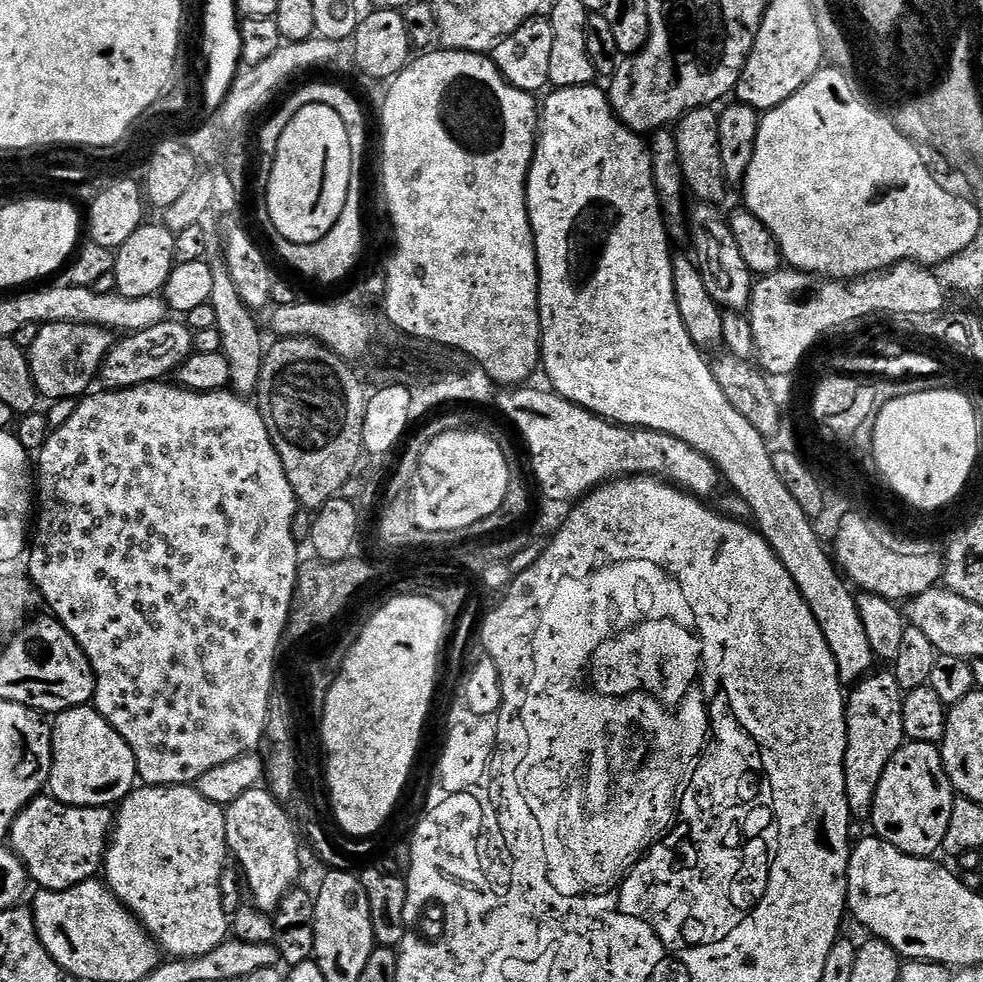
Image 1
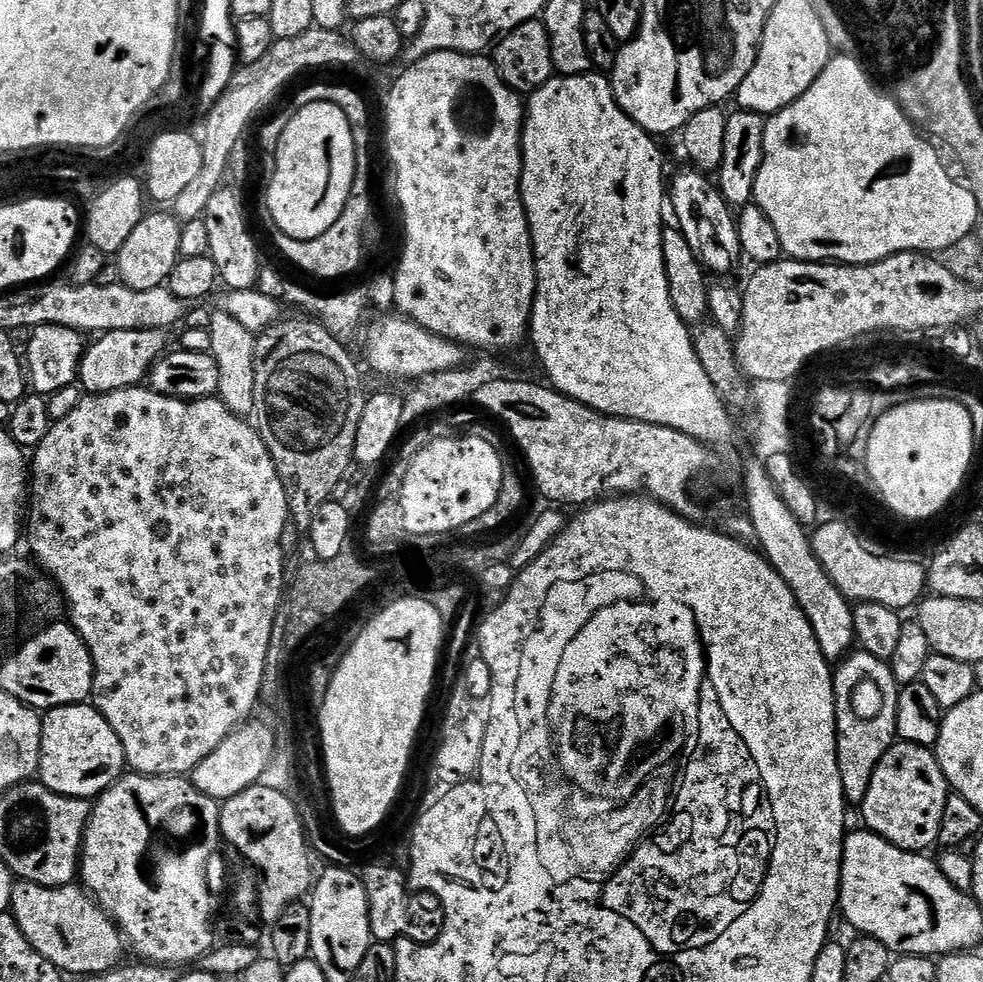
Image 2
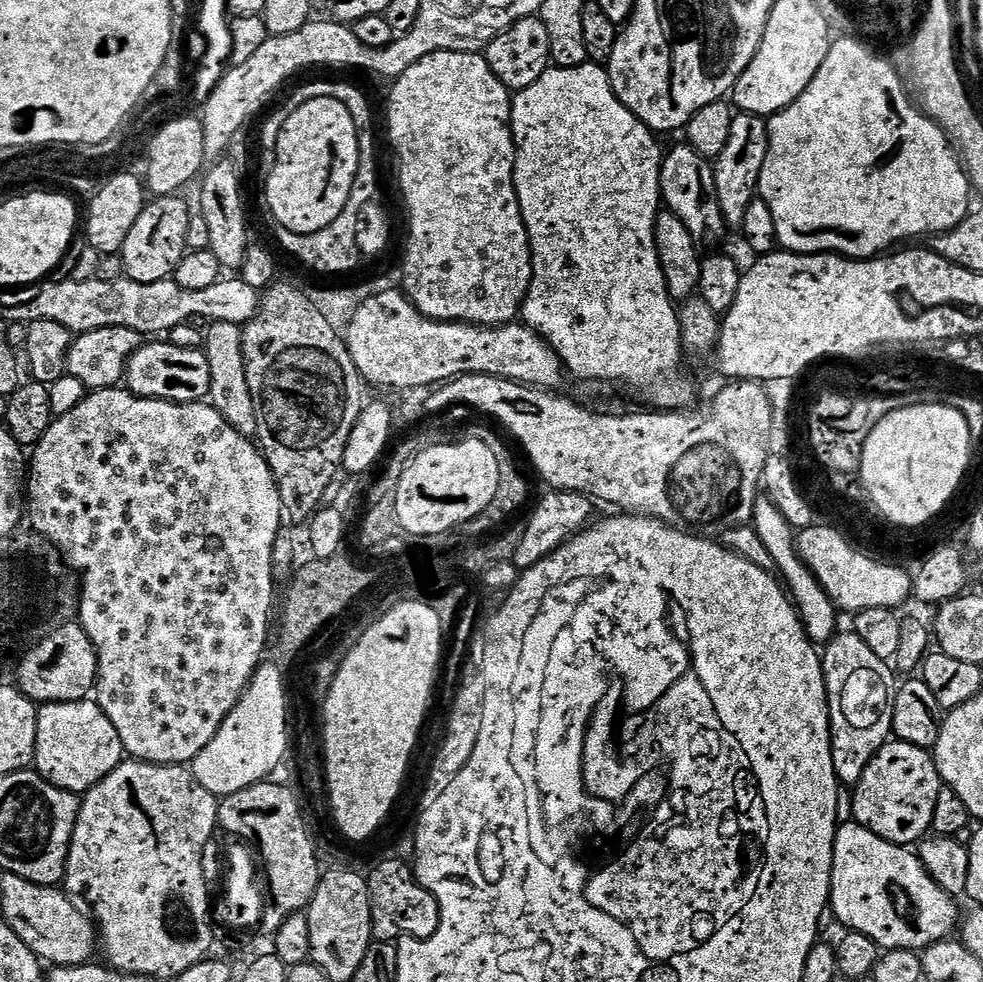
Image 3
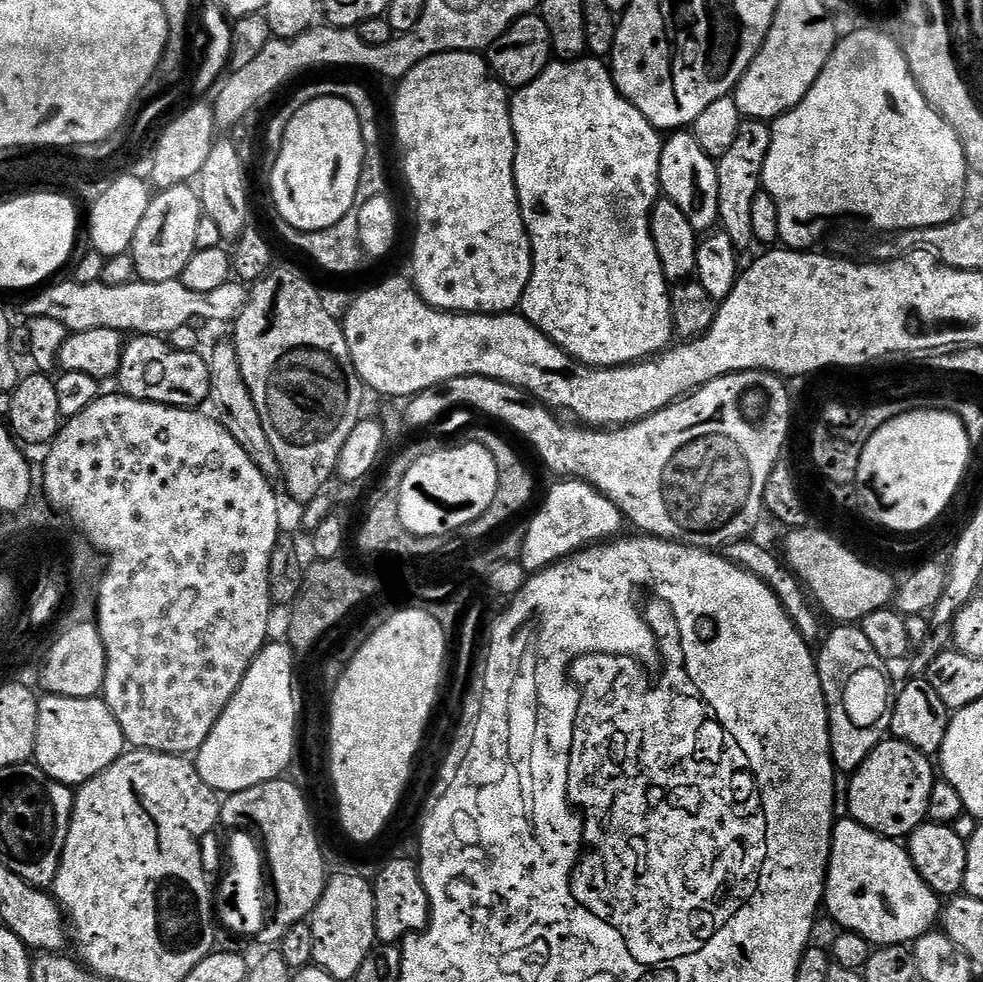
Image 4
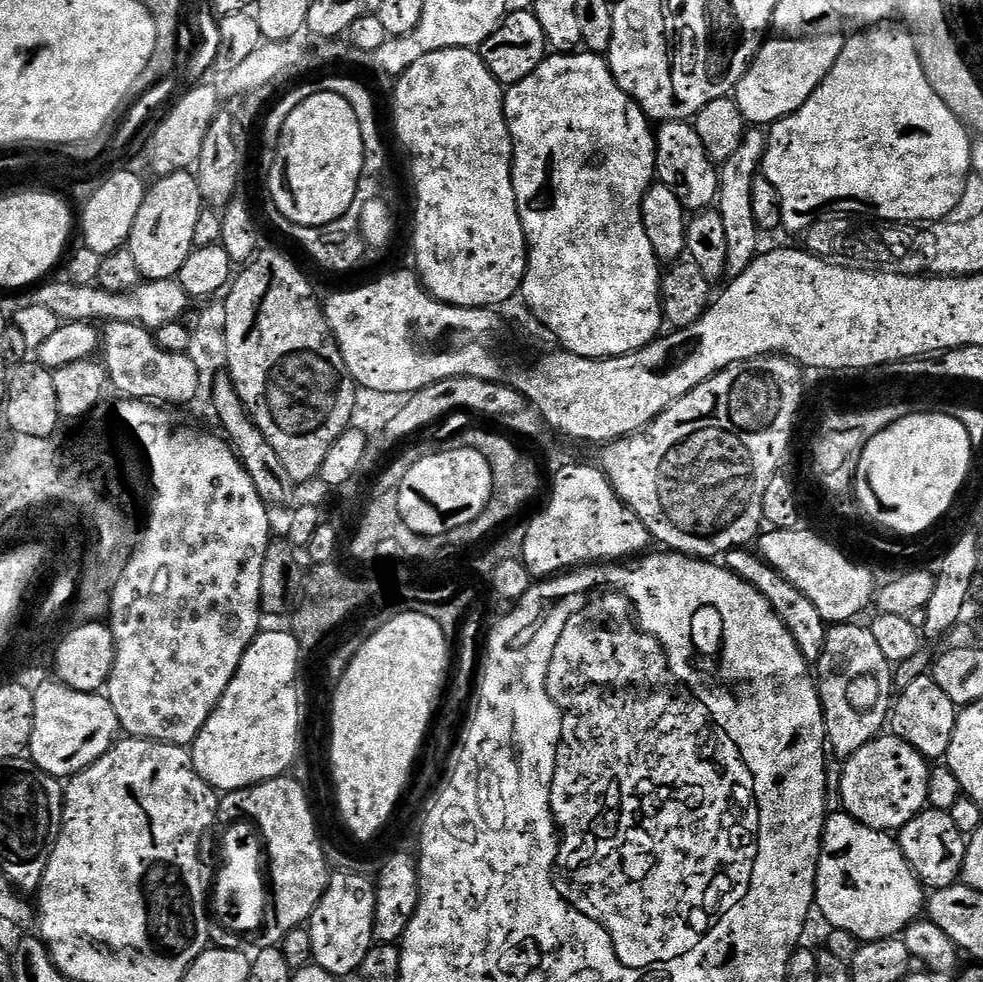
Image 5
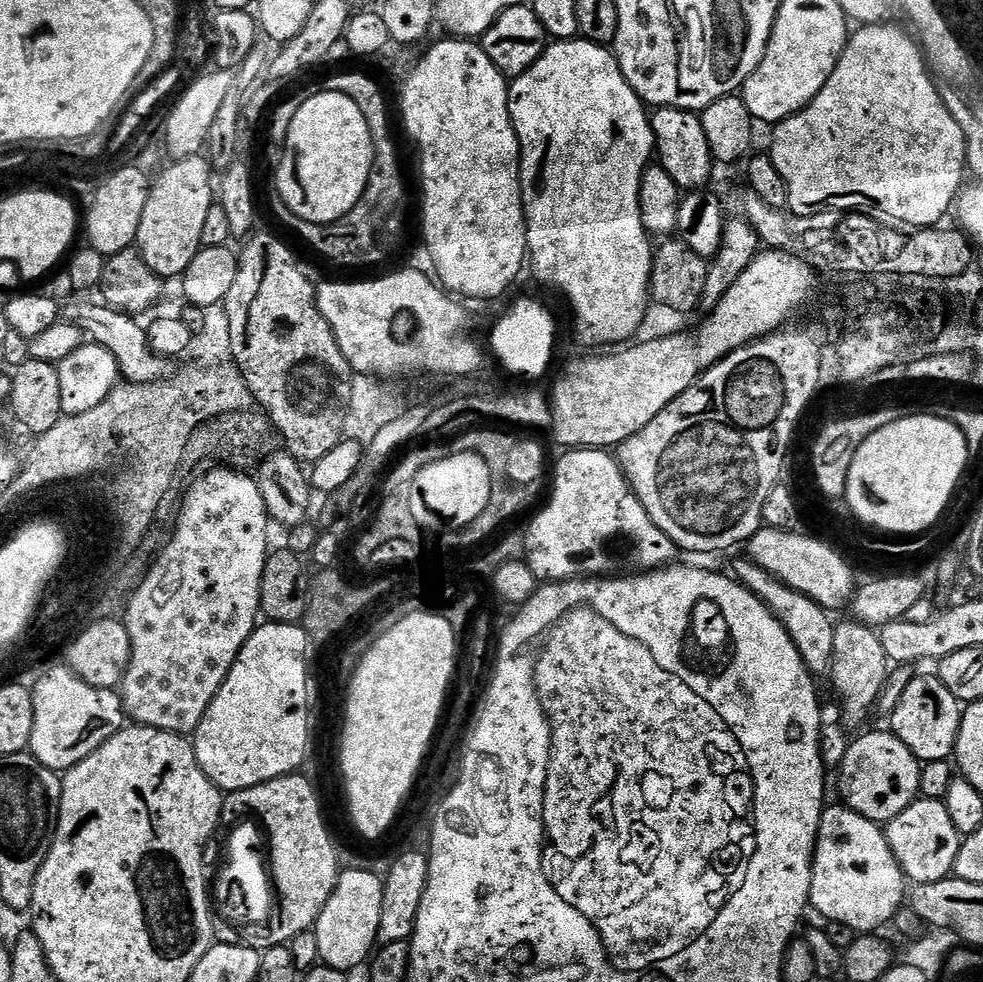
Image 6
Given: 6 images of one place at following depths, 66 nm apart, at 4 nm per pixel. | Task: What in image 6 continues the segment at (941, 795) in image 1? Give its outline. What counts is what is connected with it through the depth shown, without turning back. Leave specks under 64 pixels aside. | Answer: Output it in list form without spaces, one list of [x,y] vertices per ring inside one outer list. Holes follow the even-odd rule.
[[[891,731],[868,732],[858,737],[840,760],[841,801],[859,816],[887,825],[920,796],[921,767],[921,761]]]

